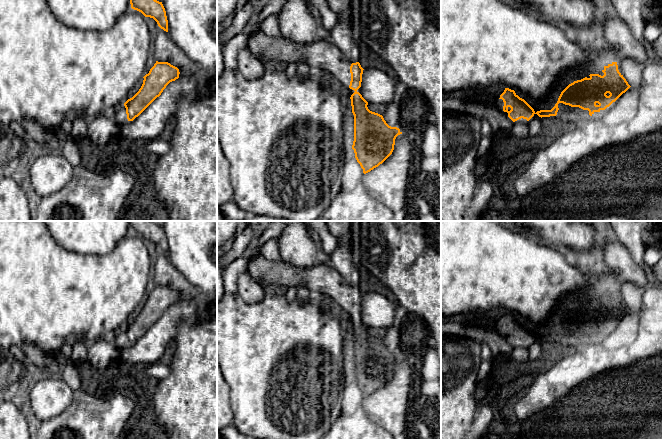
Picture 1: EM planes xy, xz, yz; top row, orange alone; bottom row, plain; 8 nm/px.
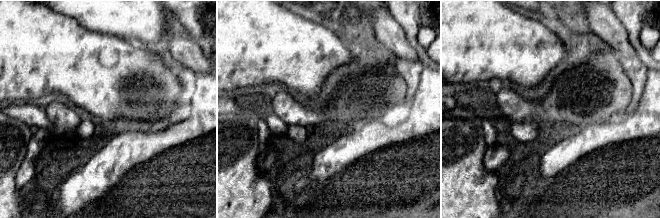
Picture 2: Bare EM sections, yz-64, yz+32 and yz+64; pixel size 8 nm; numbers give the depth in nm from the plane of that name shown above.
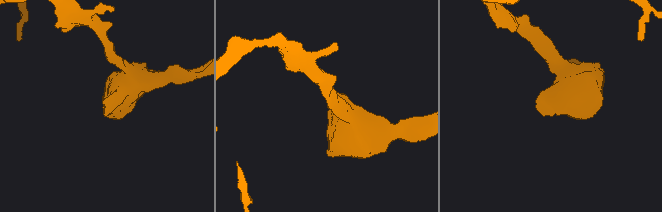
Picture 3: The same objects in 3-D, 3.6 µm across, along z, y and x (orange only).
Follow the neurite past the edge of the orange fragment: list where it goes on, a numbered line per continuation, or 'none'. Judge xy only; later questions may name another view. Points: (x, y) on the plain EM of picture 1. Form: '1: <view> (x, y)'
1: xy (119, 339)

